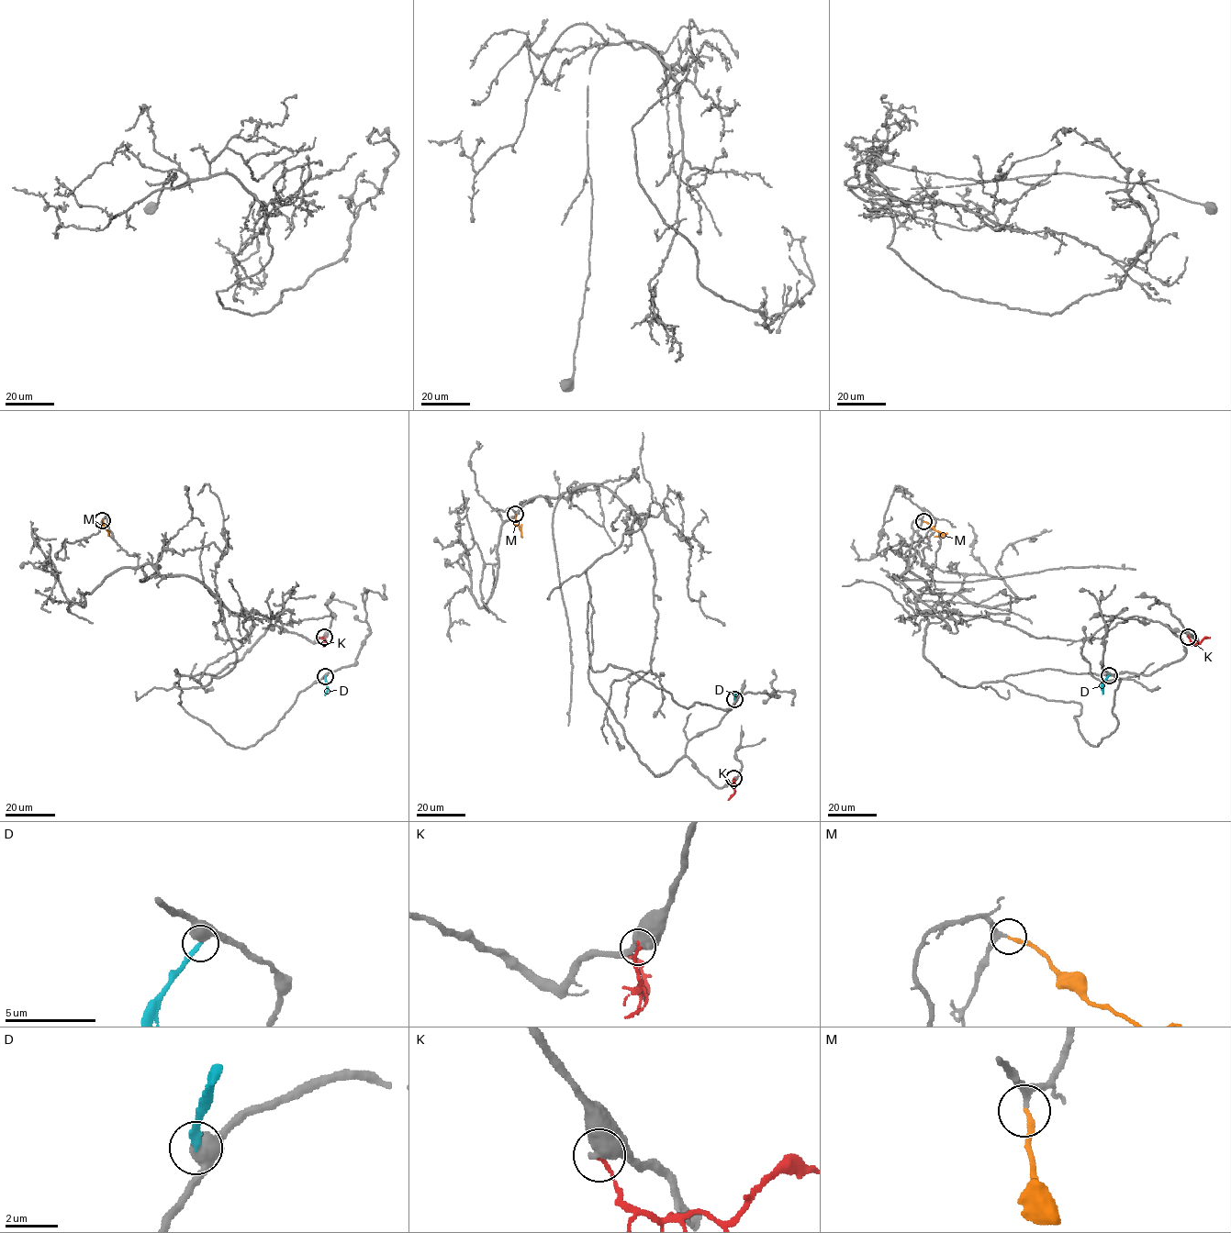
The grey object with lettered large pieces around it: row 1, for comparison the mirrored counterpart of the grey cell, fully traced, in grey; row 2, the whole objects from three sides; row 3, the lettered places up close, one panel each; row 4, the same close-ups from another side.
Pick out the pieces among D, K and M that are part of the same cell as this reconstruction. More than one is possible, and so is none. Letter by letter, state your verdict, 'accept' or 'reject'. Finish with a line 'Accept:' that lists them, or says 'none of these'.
D: reject
K: reject
M: accept
Accept: M

